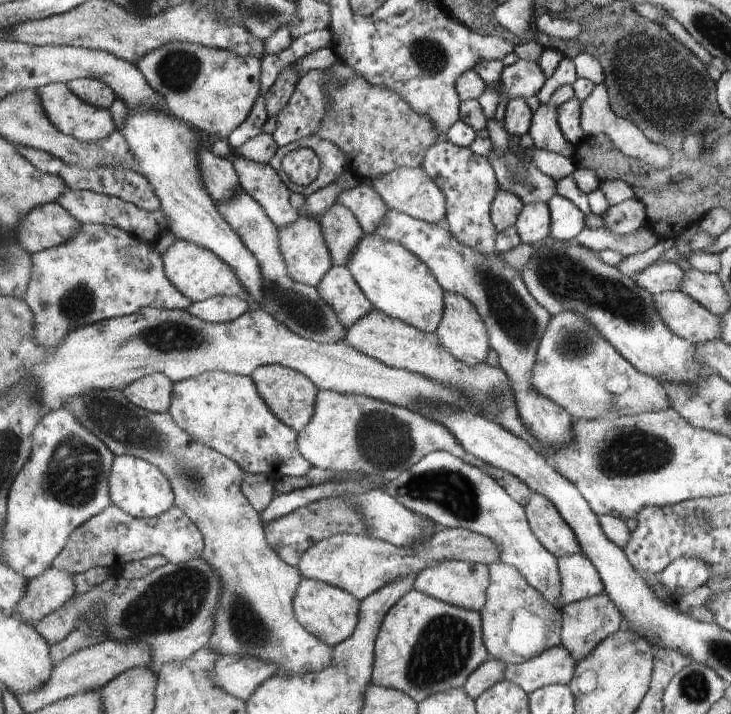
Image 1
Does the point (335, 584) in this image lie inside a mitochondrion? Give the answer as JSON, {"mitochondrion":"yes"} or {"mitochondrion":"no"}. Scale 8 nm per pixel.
{"mitochondrion":"no"}

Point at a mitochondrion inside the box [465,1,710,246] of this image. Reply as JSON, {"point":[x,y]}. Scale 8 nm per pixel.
{"point":[656,78]}

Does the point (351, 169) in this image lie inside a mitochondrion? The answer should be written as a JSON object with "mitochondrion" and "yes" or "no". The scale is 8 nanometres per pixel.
{"mitochondrion":"no"}

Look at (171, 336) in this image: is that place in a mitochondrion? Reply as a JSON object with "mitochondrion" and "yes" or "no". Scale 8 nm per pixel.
{"mitochondrion":"yes"}

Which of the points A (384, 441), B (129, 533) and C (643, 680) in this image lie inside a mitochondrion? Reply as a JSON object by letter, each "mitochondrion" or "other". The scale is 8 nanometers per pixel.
{"A":"mitochondrion","B":"other","C":"other"}

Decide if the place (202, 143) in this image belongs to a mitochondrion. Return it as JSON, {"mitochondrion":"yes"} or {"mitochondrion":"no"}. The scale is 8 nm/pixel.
{"mitochondrion":"no"}

